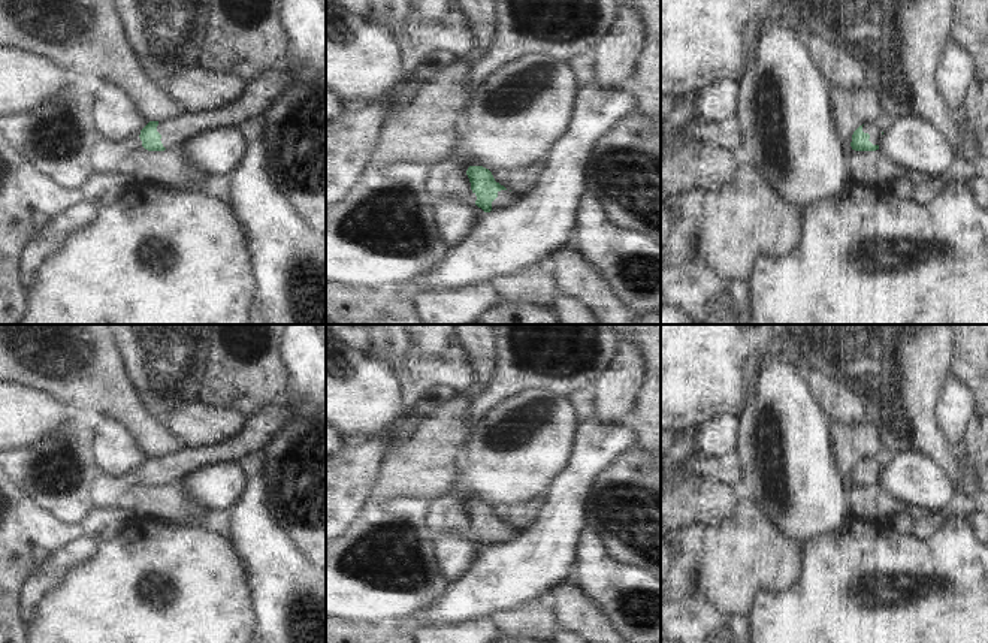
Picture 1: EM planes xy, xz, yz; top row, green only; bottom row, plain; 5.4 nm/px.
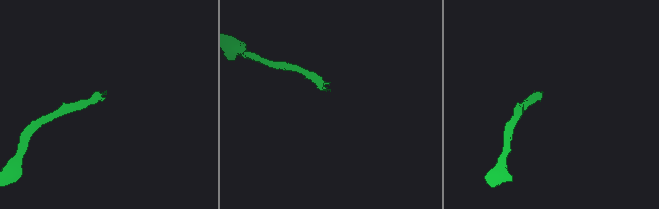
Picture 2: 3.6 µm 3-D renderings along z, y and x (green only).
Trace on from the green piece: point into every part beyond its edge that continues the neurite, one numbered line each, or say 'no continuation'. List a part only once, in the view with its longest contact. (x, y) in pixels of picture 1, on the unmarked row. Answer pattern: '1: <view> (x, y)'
1: yz (875, 464)

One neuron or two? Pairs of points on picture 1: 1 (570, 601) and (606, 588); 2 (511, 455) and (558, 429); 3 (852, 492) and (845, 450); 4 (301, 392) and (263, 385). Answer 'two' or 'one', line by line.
1: two
2: one
3: one
4: two

